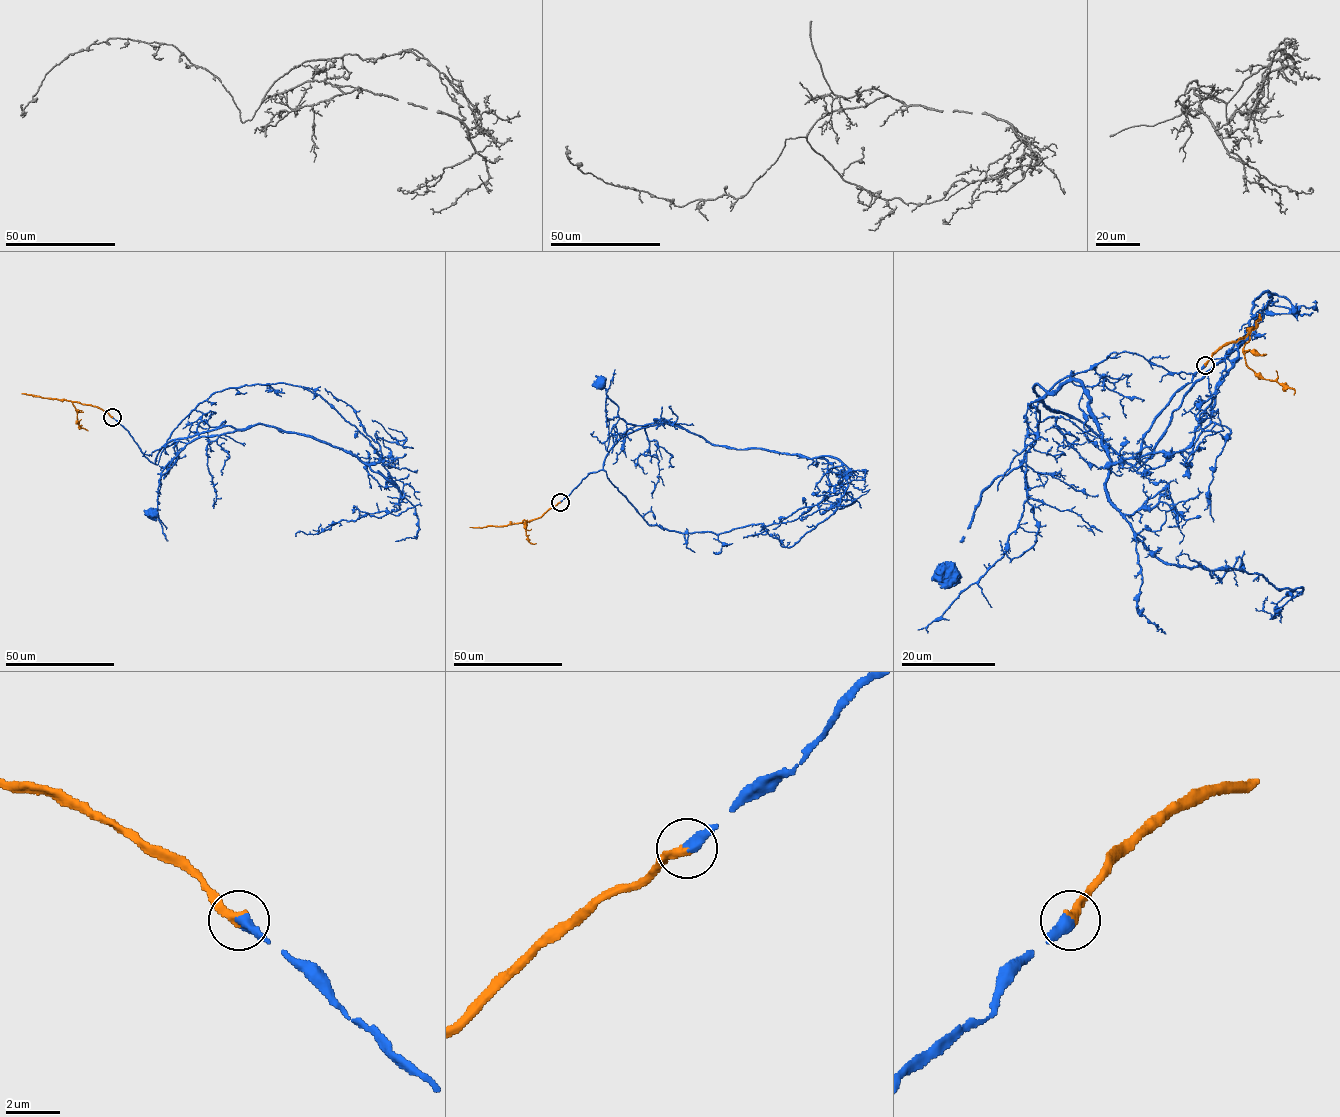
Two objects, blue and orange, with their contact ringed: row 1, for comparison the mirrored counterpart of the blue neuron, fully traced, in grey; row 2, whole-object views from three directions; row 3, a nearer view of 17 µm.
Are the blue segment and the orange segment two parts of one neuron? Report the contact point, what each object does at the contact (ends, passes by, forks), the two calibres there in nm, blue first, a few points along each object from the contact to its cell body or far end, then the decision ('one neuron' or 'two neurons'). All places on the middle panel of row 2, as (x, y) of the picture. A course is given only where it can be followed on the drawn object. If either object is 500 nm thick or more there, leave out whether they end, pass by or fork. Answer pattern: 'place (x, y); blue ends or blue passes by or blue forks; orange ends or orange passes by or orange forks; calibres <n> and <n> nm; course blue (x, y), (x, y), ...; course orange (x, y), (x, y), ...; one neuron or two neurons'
place (560, 502); blue ends; orange ends; calibres 400 and 400 nm; course blue (560, 502), (590, 473), (603, 468), (605, 456), (634, 426), (618, 417), (608, 420), (607, 389), (599, 383); course orange (560, 502), (527, 522), (470, 527); one neuron

